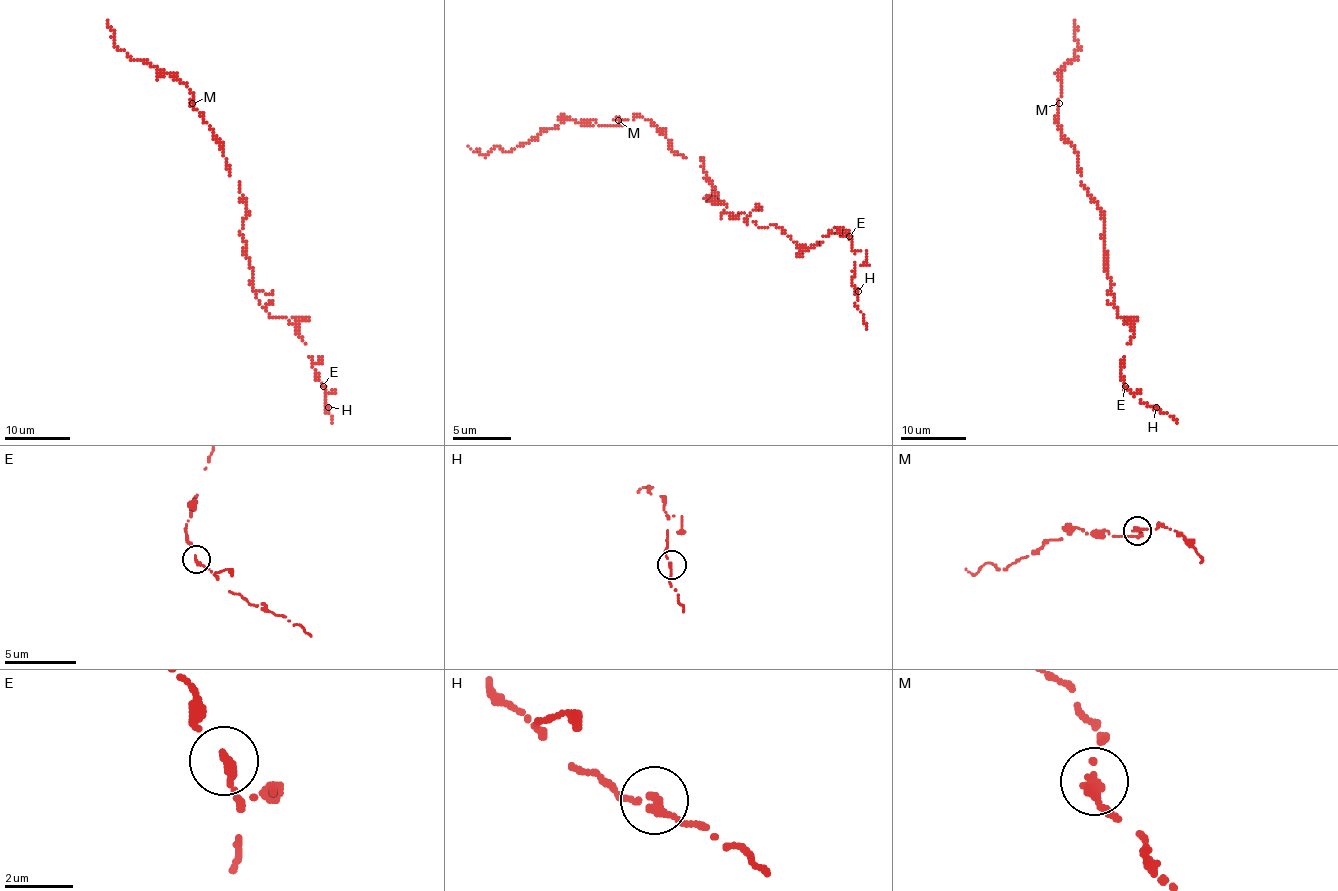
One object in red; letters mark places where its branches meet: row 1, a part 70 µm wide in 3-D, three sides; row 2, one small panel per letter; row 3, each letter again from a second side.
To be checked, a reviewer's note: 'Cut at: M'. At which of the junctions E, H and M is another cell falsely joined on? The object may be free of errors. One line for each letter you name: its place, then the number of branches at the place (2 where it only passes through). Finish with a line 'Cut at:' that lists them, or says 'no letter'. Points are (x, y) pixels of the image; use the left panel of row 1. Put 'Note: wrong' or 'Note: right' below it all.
M: place (192, 103); branches 2
Cut at: M
Note: right

